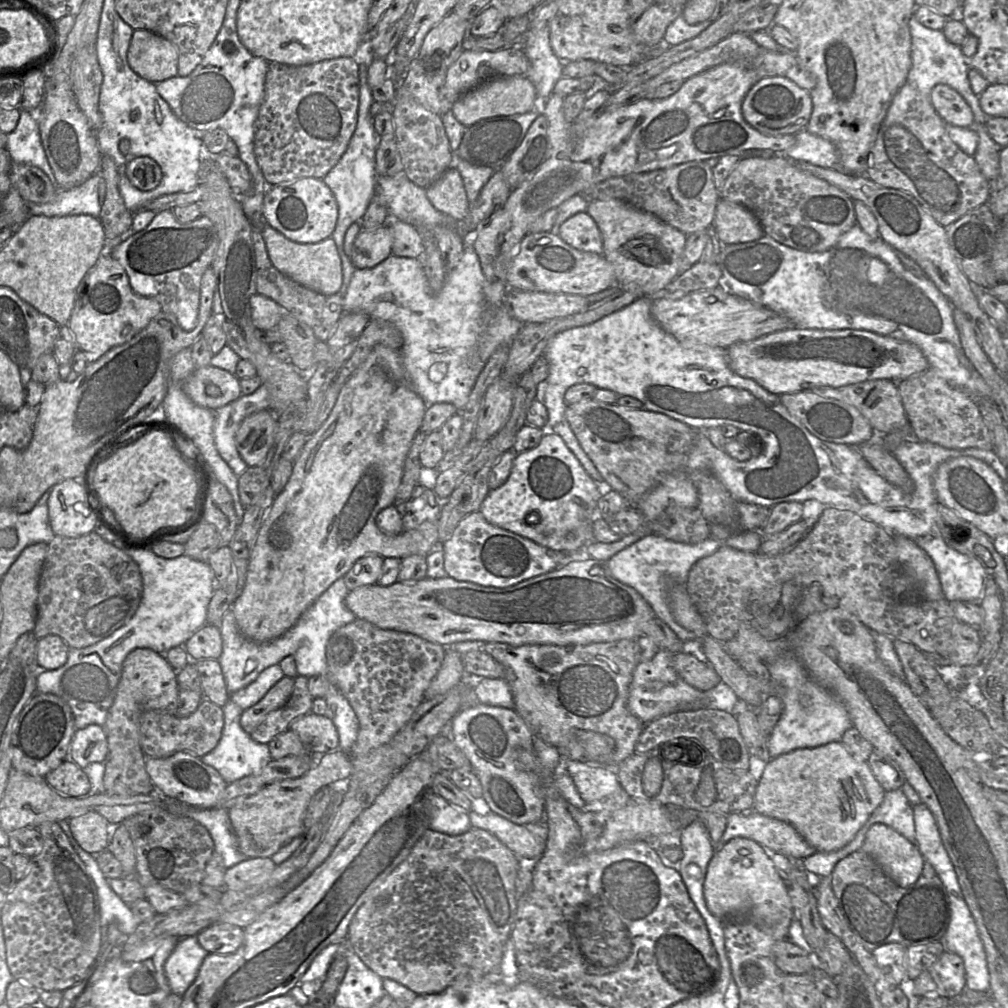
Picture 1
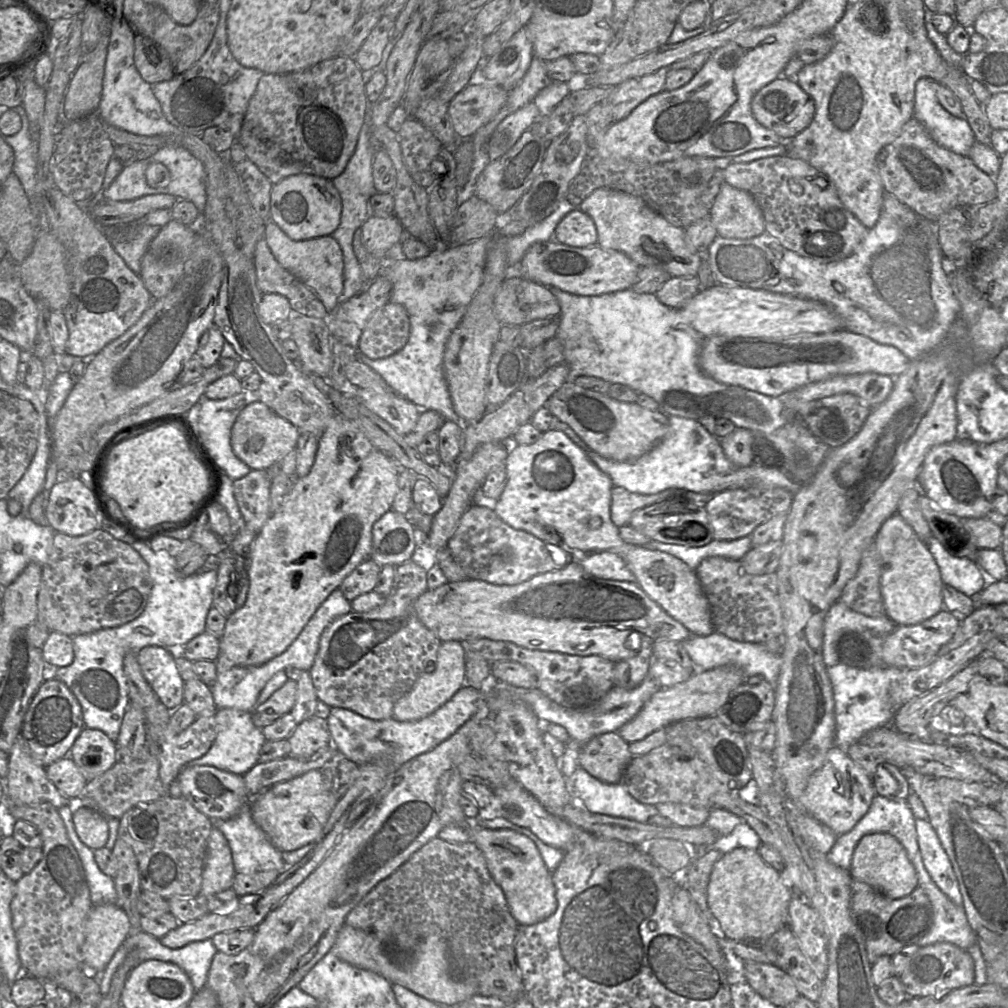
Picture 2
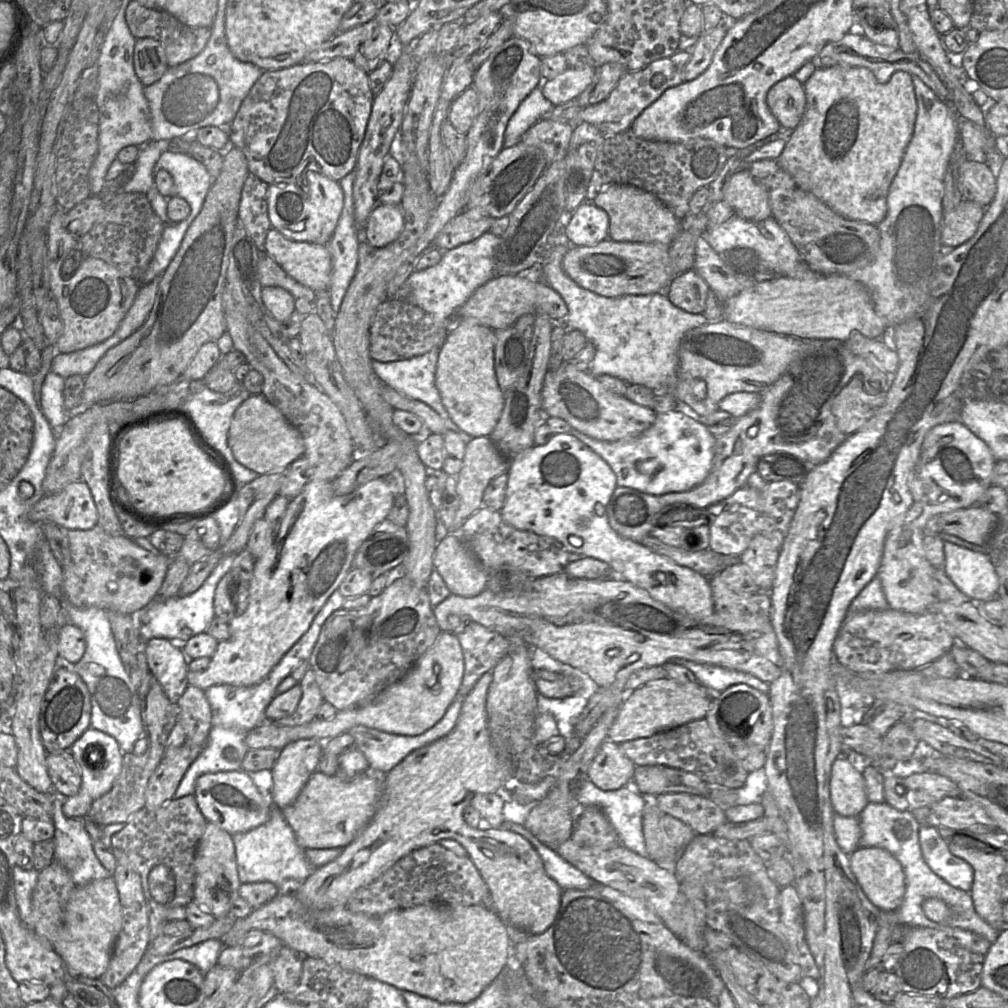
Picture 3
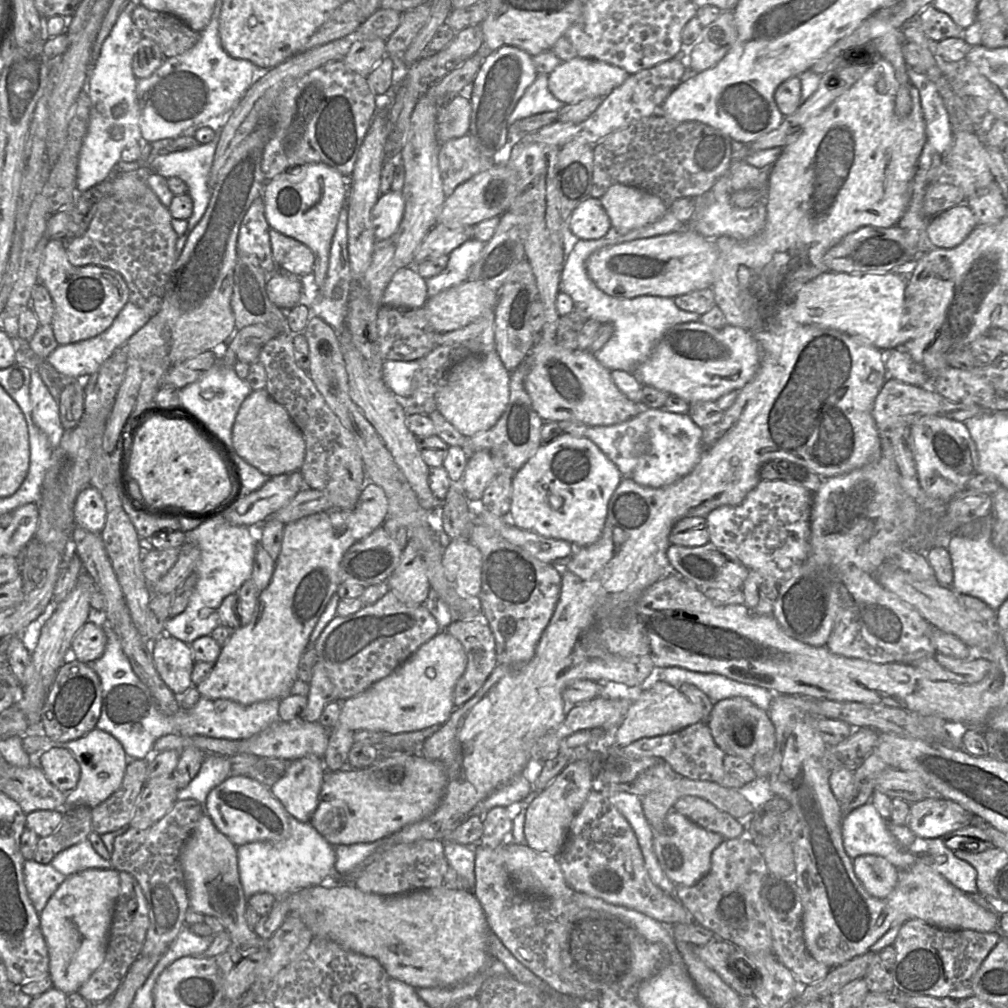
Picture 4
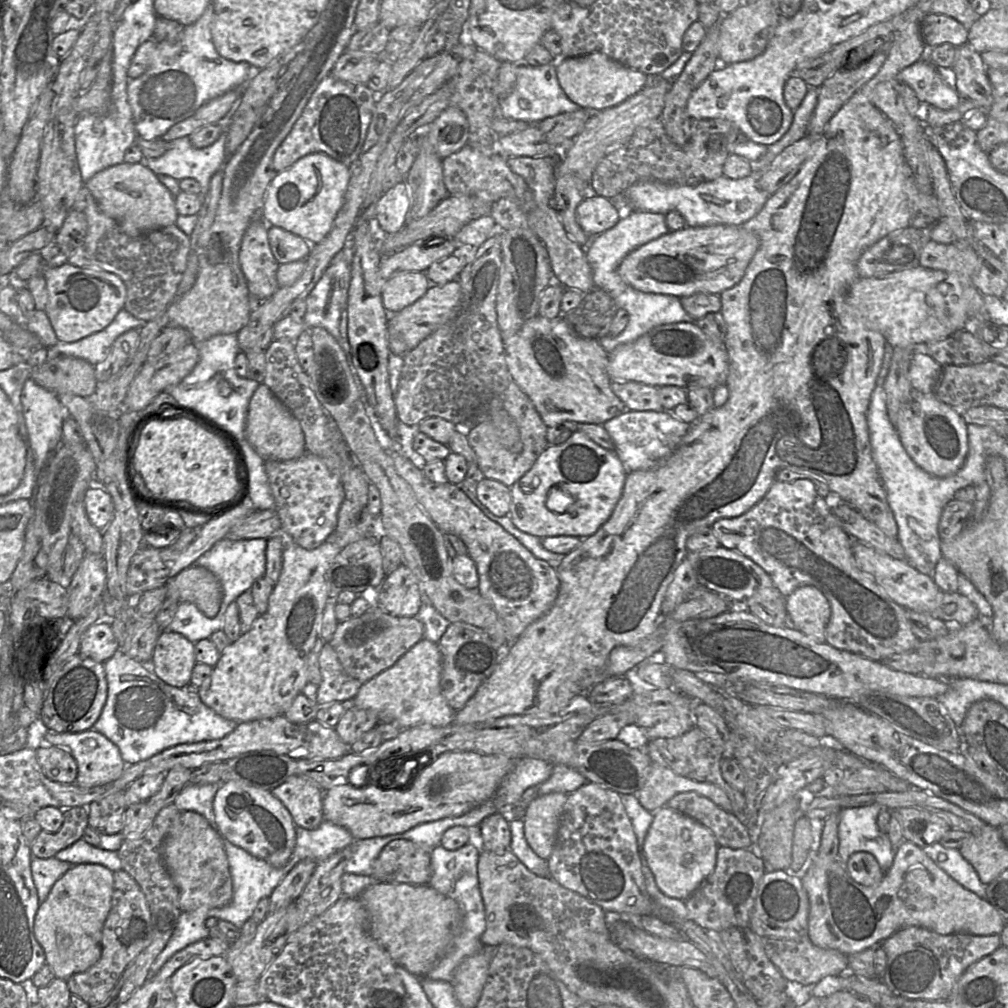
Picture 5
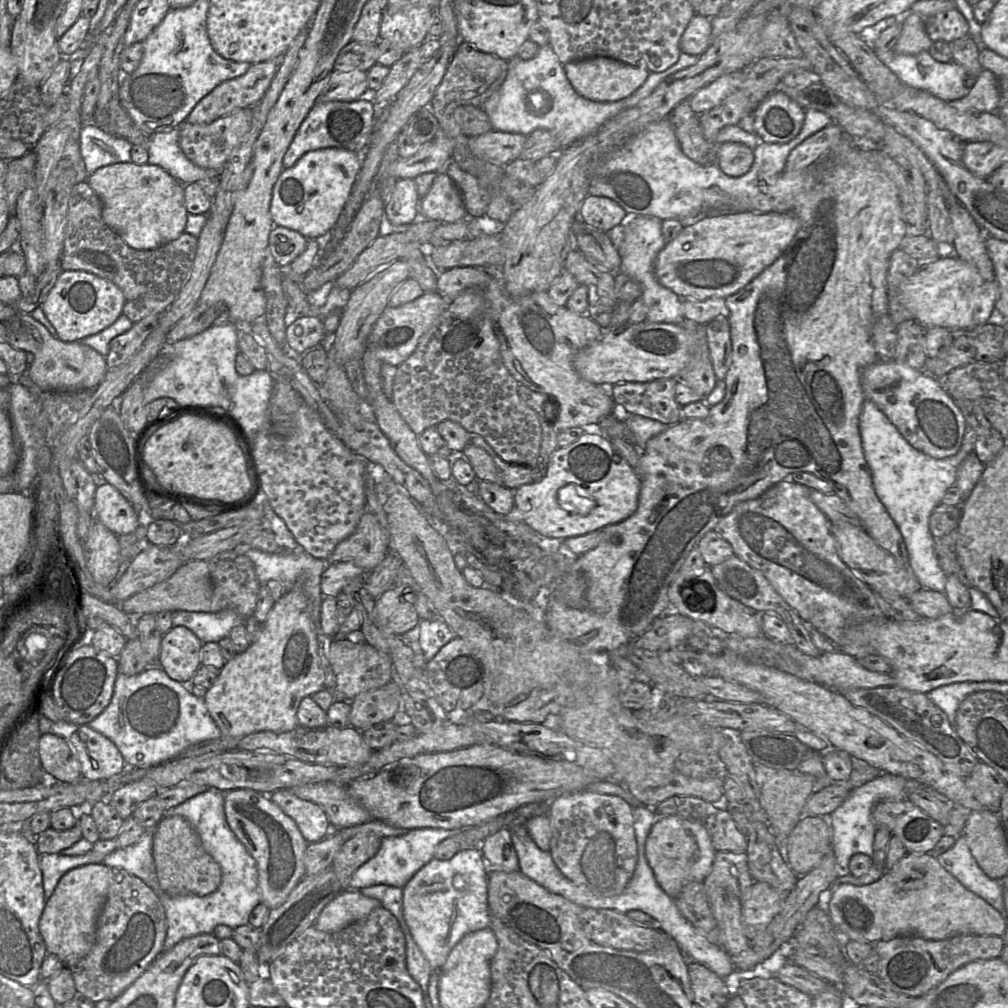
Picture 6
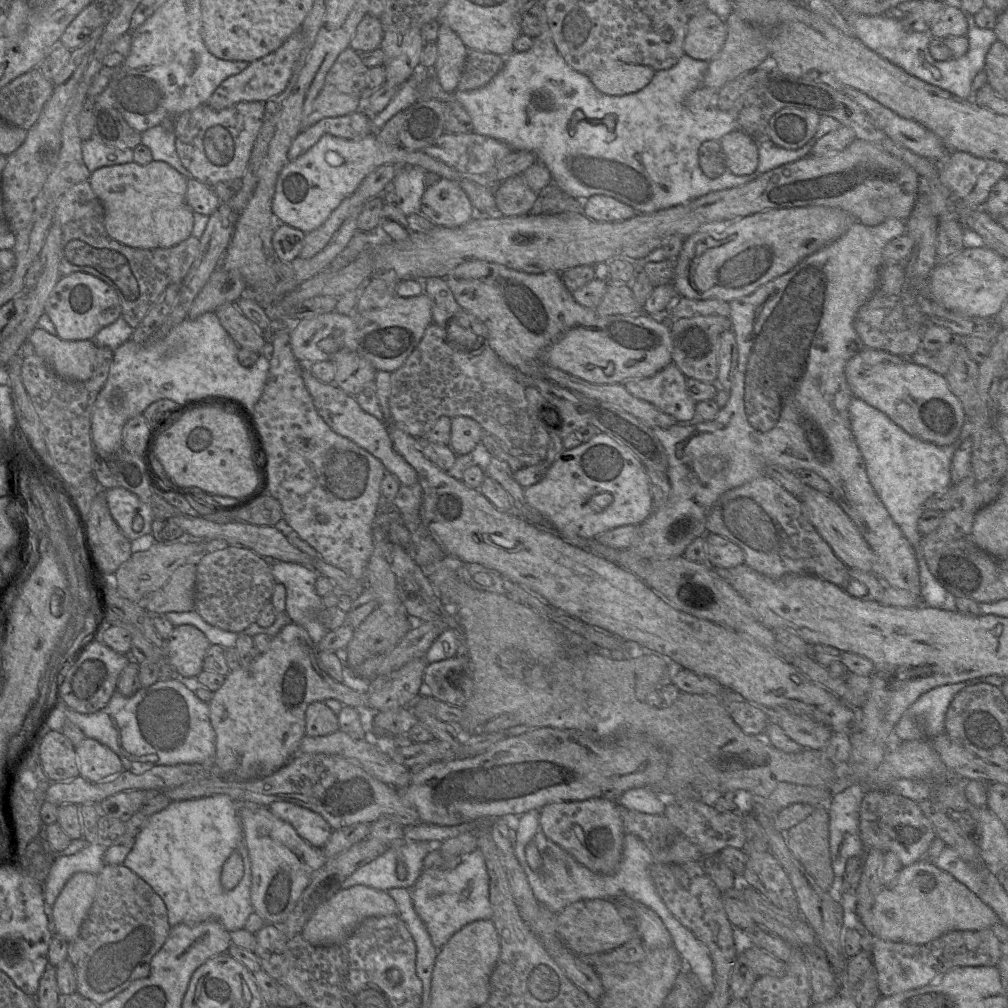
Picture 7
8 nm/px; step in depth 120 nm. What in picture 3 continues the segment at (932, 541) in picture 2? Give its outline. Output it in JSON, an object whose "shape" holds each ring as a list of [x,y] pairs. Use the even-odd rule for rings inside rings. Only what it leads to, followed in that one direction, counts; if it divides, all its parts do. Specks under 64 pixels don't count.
{"shape":[[[944,541],[943,571],[954,585],[973,602],[995,599],[999,580],[990,556]]]}

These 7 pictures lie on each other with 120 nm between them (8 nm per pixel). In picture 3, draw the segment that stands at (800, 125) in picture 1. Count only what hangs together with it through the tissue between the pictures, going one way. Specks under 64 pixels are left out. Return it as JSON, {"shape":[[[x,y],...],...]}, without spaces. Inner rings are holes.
{"shape":[[[793,75],[774,84],[766,97],[770,111],[787,132],[794,130],[801,122],[806,101],[804,87]]]}

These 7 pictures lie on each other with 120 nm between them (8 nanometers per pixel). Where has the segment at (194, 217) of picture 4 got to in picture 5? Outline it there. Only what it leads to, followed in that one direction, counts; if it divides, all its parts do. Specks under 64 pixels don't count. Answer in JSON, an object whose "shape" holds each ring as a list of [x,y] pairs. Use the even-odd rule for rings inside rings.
{"shape":[[[227,115],[222,119],[220,124],[223,125],[224,132],[219,139],[212,145],[205,148],[195,148],[190,138],[182,137],[170,142],[170,148],[159,158],[143,159],[141,162],[156,175],[167,175],[180,181],[185,178],[195,179],[200,183],[201,193],[199,196],[204,198],[210,187],[212,176],[222,167],[227,161],[227,129],[230,124],[231,115]]]}

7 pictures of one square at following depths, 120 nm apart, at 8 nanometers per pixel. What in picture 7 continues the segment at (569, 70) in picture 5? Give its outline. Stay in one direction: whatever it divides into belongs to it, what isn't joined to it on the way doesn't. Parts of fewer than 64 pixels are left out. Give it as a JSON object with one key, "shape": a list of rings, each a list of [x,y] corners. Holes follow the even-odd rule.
{"shape":[[[616,63],[590,73],[589,79],[602,93],[623,96],[636,93],[647,86],[655,74],[649,66]]]}

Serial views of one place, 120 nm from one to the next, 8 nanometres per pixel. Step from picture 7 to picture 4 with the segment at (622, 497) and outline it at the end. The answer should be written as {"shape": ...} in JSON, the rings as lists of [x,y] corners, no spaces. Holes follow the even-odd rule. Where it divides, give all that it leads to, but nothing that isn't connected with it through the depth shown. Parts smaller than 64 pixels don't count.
{"shape":[[[563,433],[550,443],[543,443],[512,477],[511,505],[508,518],[516,527],[543,537],[565,540],[575,548],[591,545],[601,537],[609,501],[623,479],[615,464],[585,437]]]}

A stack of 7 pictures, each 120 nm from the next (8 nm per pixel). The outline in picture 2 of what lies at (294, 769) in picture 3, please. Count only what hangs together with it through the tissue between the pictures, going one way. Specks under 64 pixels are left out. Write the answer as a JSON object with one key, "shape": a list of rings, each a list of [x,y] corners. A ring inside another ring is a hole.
{"shape":[[[315,715],[301,722],[288,738],[290,752],[288,756],[307,758],[318,750],[332,745],[327,720]]]}

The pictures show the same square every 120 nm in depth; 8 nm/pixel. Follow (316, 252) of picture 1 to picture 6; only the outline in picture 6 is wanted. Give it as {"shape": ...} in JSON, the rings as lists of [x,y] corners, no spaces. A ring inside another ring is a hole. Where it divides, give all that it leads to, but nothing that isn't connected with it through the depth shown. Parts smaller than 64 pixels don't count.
{"shape":[[[274,226],[269,234],[269,250],[280,267],[289,265],[307,248],[308,239],[295,230]]]}

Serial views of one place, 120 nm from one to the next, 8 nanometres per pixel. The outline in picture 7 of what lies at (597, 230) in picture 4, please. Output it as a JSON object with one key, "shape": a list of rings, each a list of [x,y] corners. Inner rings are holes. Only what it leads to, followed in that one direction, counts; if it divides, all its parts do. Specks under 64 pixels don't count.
{"shape":[[[593,195],[584,200],[582,212],[592,220],[603,222],[624,221],[637,215],[632,207],[606,195]]]}

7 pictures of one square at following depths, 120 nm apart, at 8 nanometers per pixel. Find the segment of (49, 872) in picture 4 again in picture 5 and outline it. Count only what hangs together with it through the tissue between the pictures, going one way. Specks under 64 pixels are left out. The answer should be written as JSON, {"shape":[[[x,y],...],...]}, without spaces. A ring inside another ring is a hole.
{"shape":[[[32,855],[31,873],[40,904],[46,900],[58,879],[73,866],[74,865],[69,862],[56,859],[55,856],[41,859]]]}

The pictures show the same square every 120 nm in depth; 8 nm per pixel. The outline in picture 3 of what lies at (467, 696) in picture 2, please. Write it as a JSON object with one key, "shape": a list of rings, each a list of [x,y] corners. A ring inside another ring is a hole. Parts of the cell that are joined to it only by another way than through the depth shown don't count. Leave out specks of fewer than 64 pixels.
{"shape":[[[457,696],[455,700],[447,708],[443,717],[431,728],[417,735],[400,735],[380,731],[374,728],[358,725],[348,730],[350,735],[355,739],[357,749],[366,757],[369,768],[388,773],[398,763],[400,763],[412,751],[424,747],[450,733],[455,727],[460,715],[464,697]]]}

